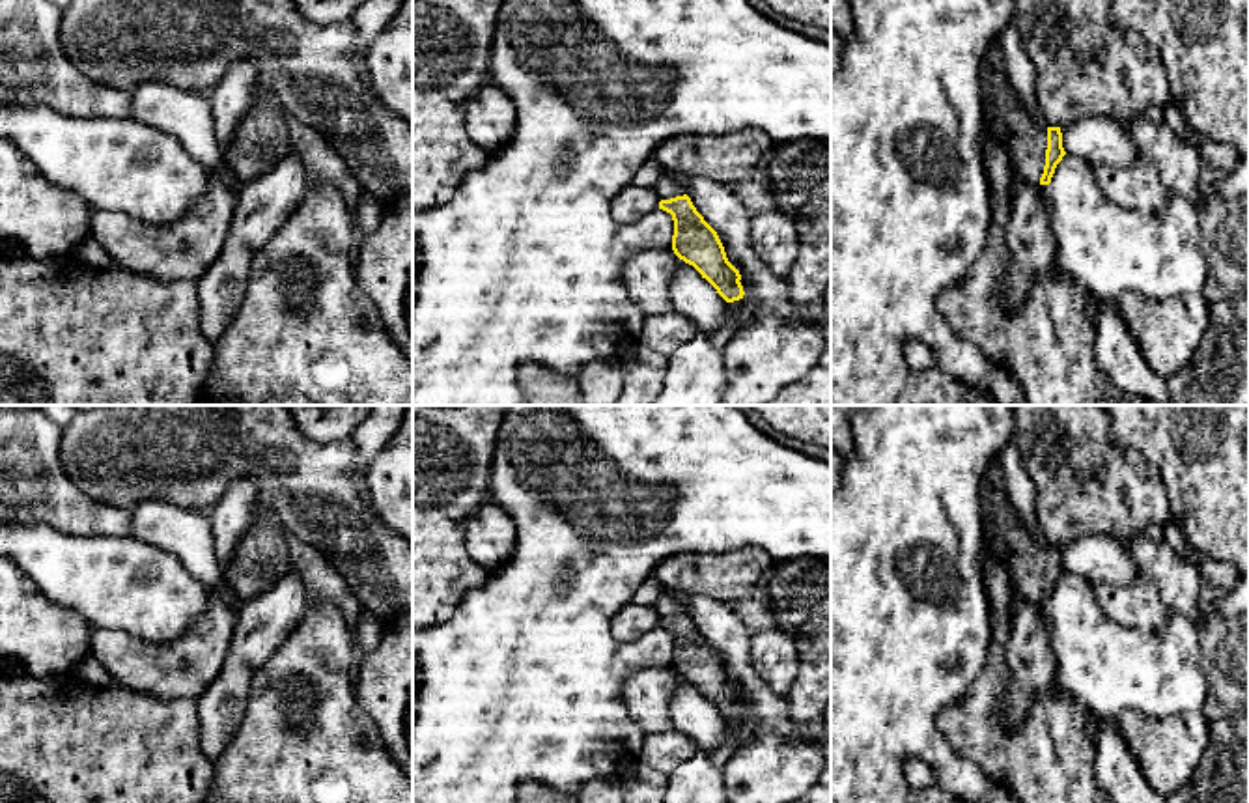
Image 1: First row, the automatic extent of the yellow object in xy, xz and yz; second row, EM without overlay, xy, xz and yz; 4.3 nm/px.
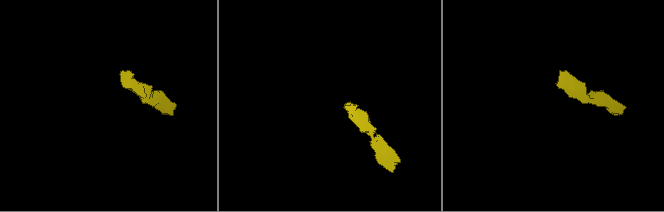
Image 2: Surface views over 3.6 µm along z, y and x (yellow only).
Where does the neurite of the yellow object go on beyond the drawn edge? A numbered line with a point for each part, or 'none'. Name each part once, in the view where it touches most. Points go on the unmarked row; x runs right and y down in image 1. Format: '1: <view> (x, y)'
1: yz (1007, 538)

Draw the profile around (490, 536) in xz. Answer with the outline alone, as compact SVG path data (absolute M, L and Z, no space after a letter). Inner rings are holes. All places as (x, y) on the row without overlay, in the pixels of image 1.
M484 502L465 523L465 547L487 571L497 571L515 549L515 528L508 514L495 502Z

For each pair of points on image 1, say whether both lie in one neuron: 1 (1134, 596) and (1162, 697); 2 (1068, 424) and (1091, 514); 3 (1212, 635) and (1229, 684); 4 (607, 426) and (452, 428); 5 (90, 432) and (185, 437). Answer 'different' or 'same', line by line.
1: different
2: same
3: same
4: different
5: same

